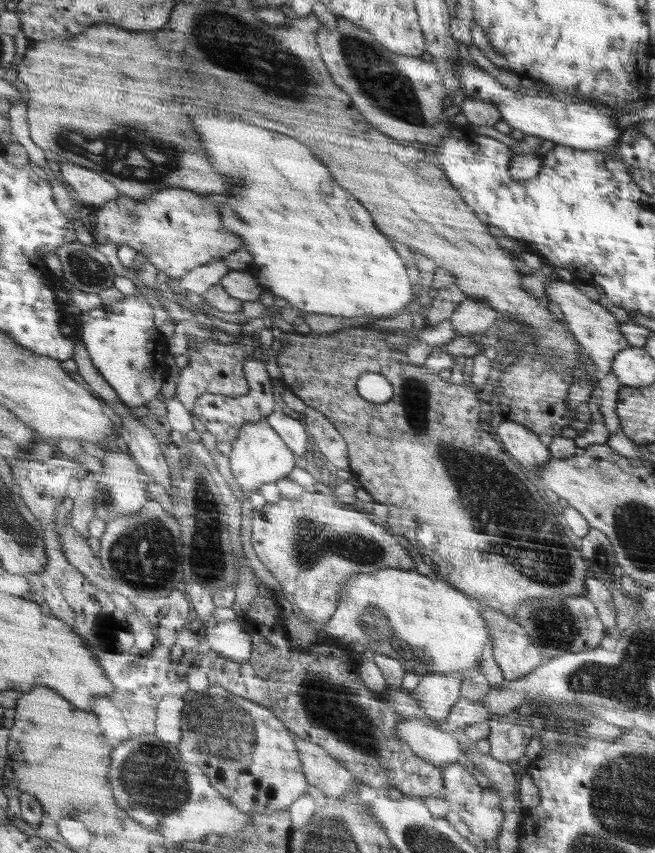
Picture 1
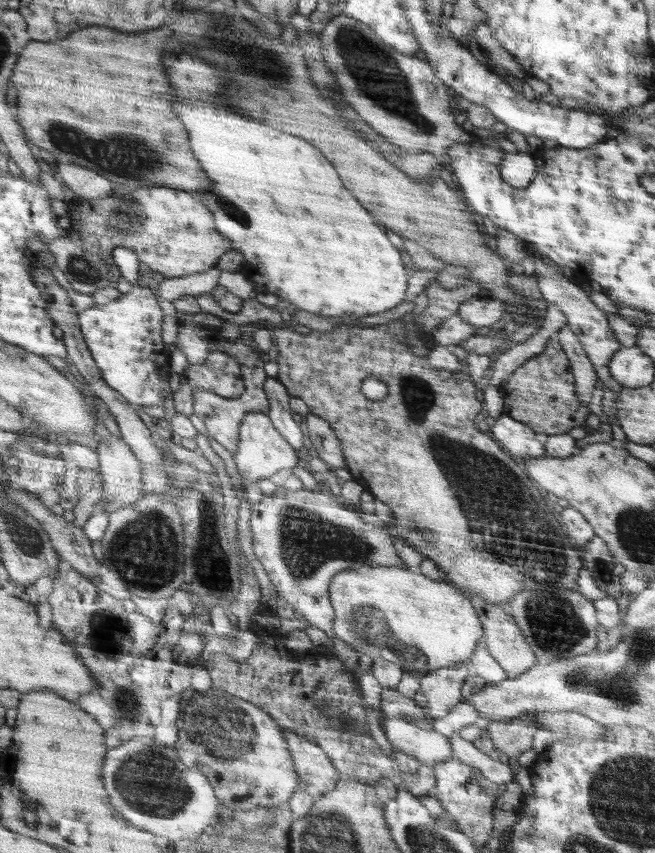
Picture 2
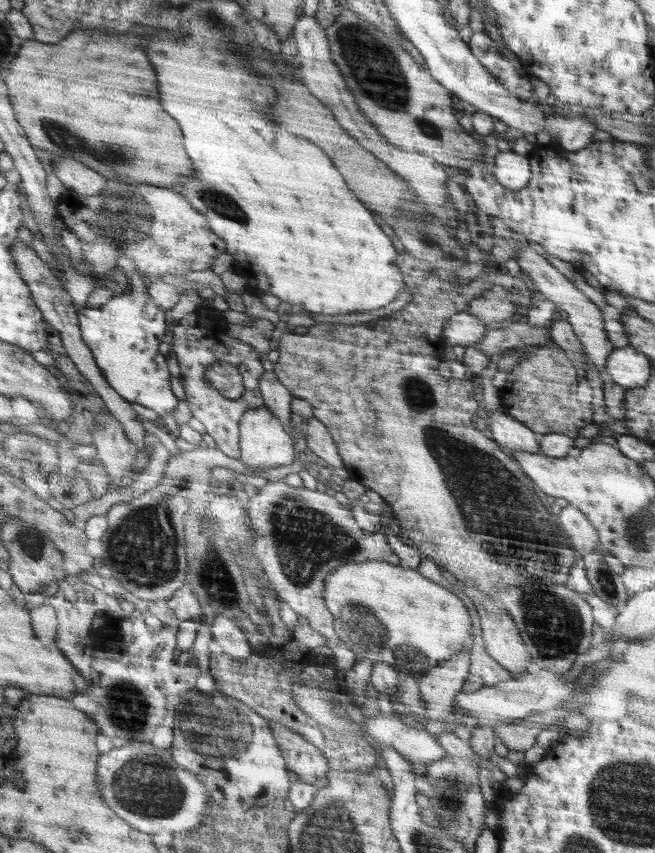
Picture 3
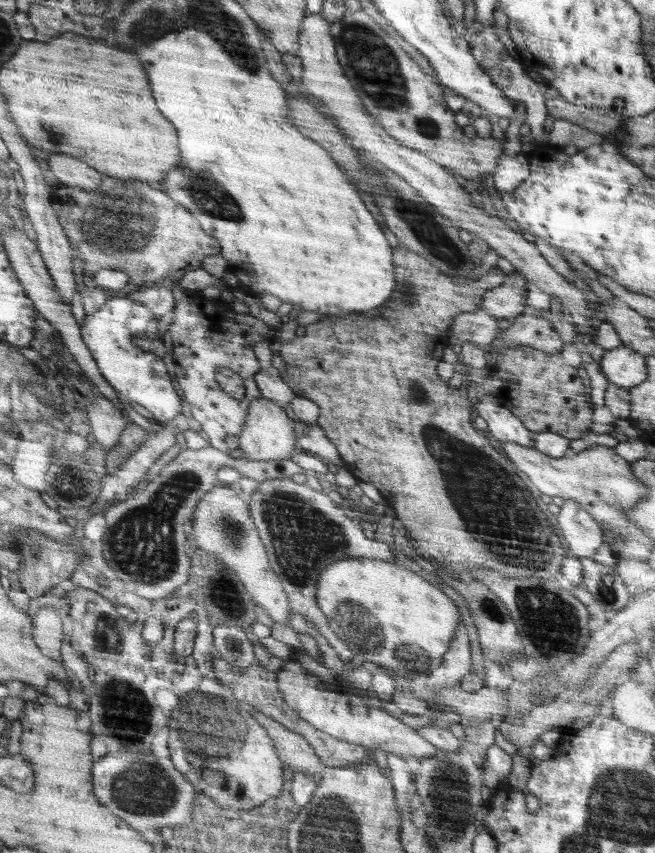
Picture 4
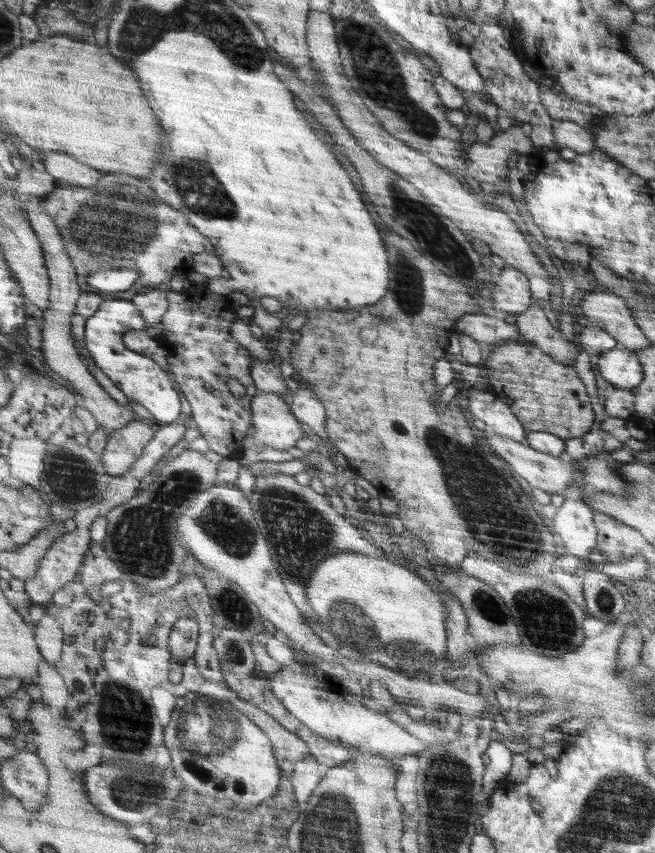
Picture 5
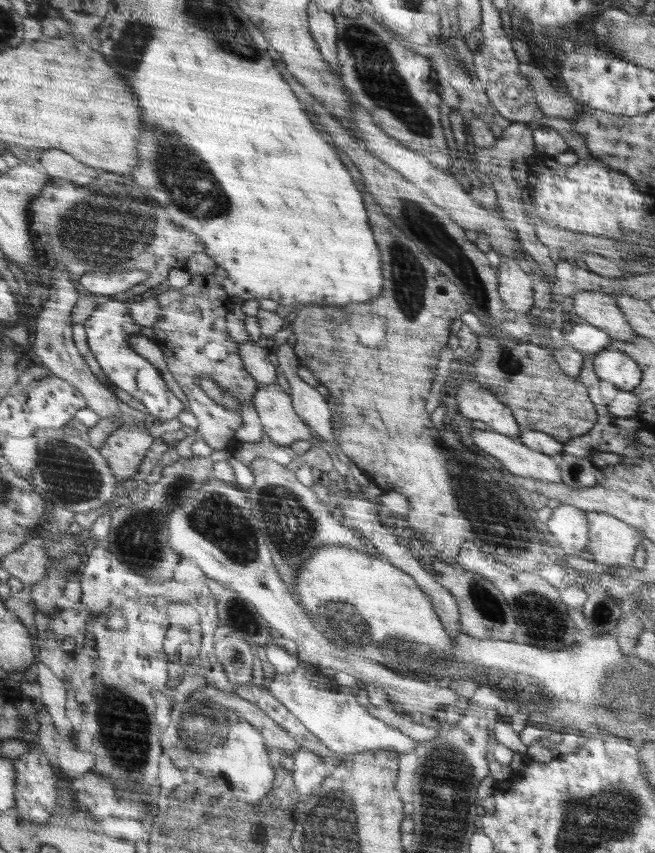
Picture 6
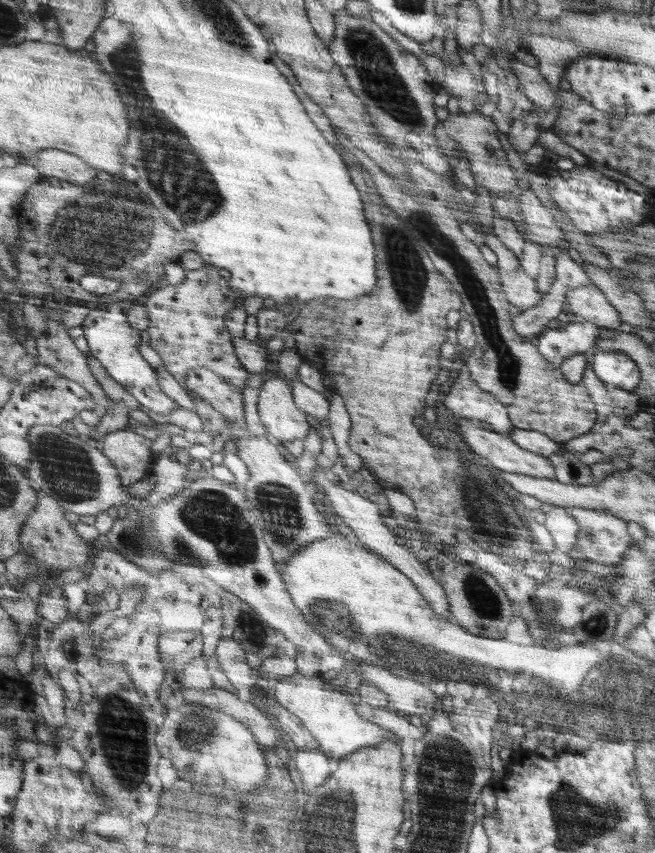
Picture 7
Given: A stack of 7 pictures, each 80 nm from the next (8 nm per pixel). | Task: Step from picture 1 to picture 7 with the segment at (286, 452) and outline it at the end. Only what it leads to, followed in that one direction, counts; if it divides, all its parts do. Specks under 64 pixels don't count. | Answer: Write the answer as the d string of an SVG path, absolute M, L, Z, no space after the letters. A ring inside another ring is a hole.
M274 376L264 381L257 409L266 435L279 444L285 440L303 439L313 427L307 414L298 408L293 390L285 379Z

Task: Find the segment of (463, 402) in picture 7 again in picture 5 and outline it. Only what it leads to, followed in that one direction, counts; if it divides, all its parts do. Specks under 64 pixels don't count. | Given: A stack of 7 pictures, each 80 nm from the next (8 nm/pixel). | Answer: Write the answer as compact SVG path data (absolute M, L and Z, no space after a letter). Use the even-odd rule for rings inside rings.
M475 387L469 390L468 410L474 419L485 422L490 433L525 442L527 432L517 416L509 409L508 404L487 389Z

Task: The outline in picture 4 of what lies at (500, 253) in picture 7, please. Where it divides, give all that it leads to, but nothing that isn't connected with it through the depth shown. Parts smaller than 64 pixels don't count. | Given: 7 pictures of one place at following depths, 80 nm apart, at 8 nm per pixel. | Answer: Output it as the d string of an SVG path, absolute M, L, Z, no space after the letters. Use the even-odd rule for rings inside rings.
M518 272L506 274L501 286L486 290L480 306L498 320L517 317L529 309L526 302L525 279Z

